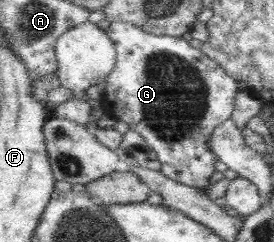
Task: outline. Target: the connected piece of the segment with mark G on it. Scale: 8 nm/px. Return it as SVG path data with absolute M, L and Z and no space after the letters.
M125 21L111 22L107 29L107 33L109 34L110 39L117 45L117 65L113 70L113 73L110 73L110 76L108 76L102 107L117 121L126 123L129 126L129 130L138 133L146 140L148 145L157 153L161 163L161 168L159 170L162 173L165 173L170 179L197 187L199 190L205 190L208 181L210 181L210 177L216 173L216 165L214 165L214 163L219 160L219 157L213 152L213 149L209 148L210 139L212 139L216 129L221 128L222 124L225 124L227 120L233 118L233 111L236 109L237 96L241 90L238 86L239 82L226 73L224 67L222 67L220 63L214 61L214 58L210 58L208 55L204 54L201 48L197 49L196 47L192 47L186 39L168 36L164 33L147 32L146 30L140 29L138 26Z

